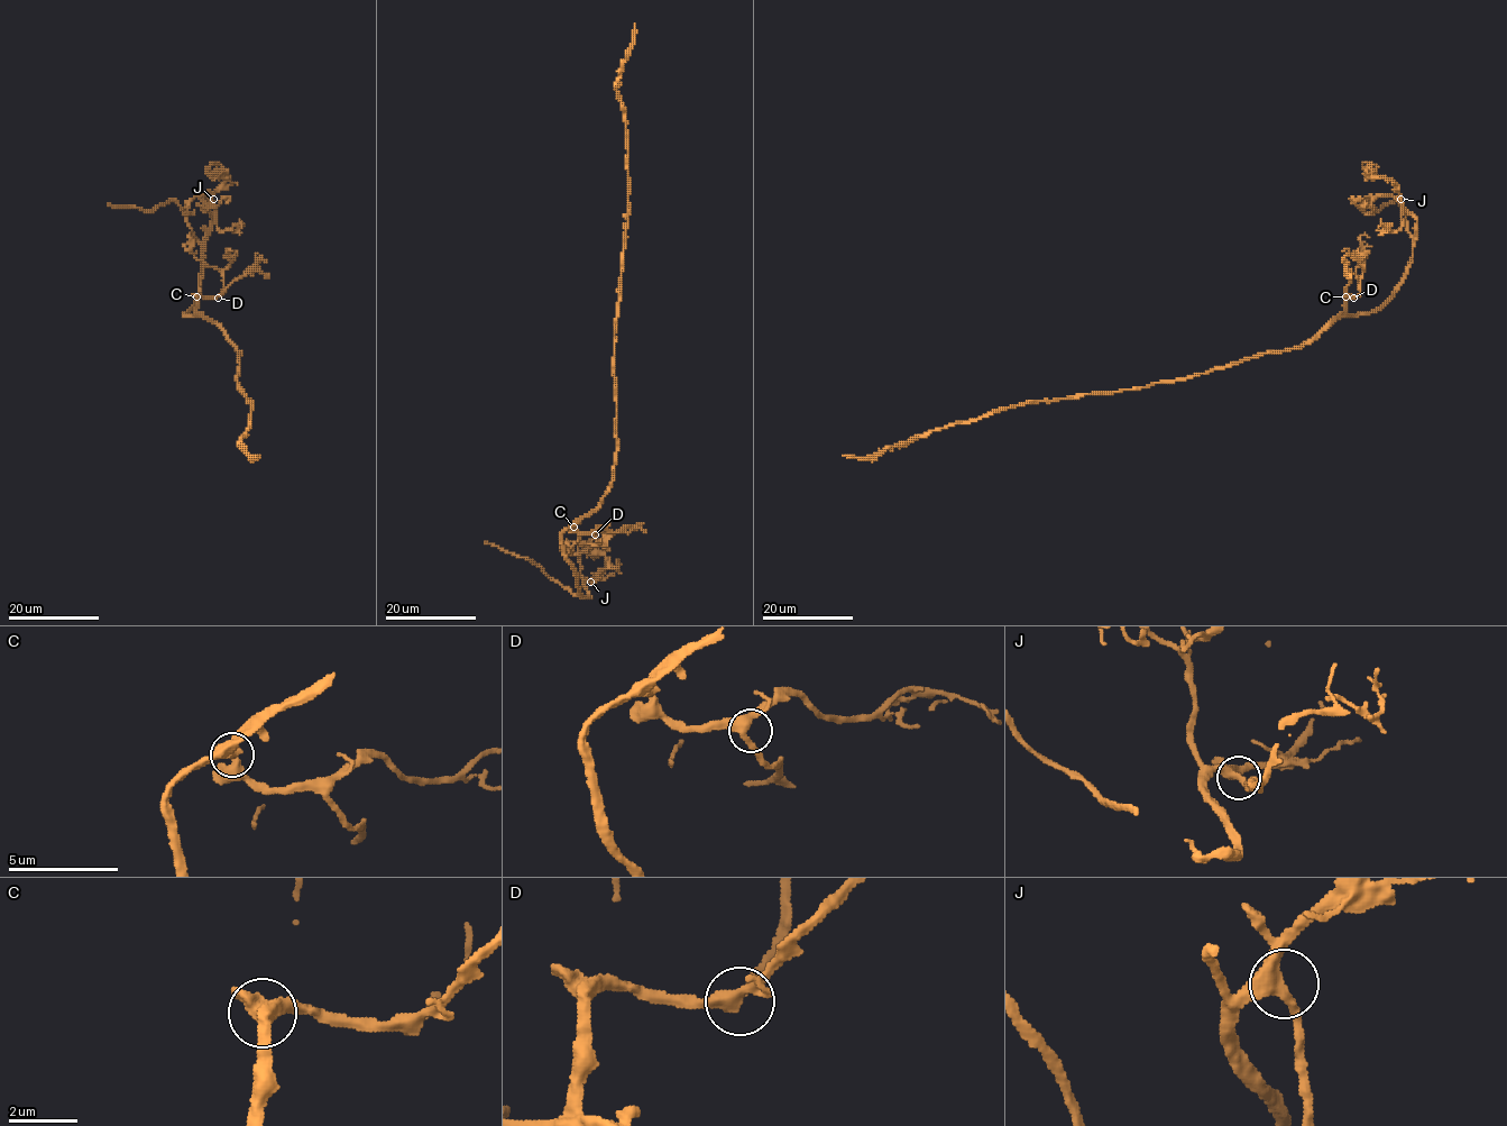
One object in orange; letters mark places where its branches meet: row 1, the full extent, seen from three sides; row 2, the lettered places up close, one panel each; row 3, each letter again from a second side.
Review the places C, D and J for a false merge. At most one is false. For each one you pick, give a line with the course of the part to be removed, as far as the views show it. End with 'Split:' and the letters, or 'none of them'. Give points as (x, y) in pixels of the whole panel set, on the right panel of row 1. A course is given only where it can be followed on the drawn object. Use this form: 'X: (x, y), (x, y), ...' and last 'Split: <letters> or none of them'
Split: none of them

